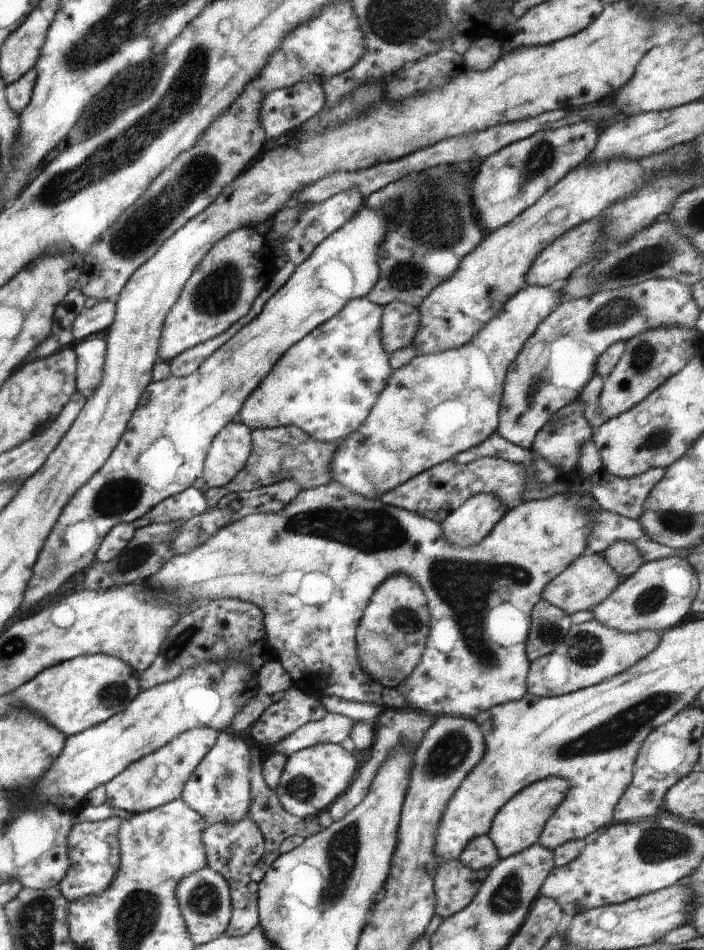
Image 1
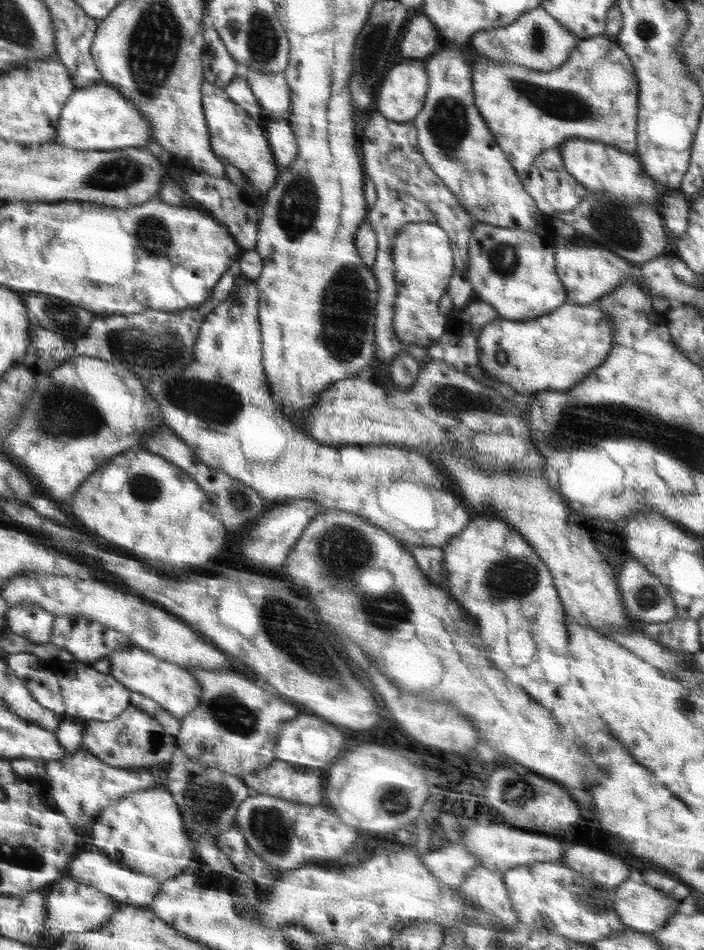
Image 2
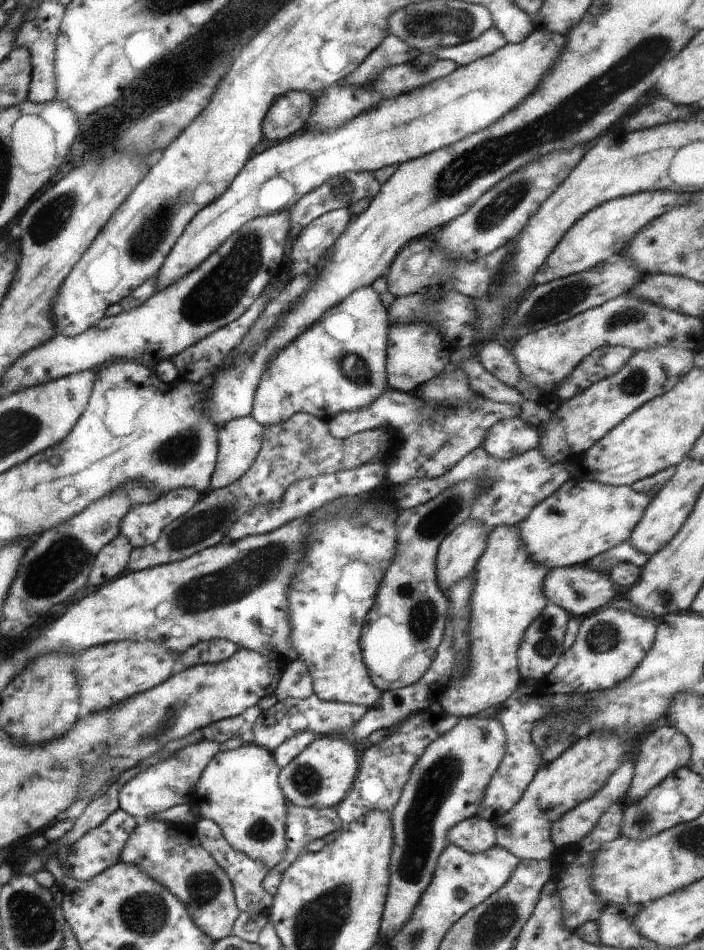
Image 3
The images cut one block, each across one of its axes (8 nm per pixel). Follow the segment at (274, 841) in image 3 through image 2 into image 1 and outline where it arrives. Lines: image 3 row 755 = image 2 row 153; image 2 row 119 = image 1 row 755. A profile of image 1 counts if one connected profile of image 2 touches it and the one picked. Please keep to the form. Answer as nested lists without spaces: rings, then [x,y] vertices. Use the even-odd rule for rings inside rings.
[[[221,731],[212,750],[202,758],[196,770],[182,789],[184,802],[206,820],[208,824],[217,822],[240,822],[250,814],[252,786],[250,786],[251,749],[240,738]]]

